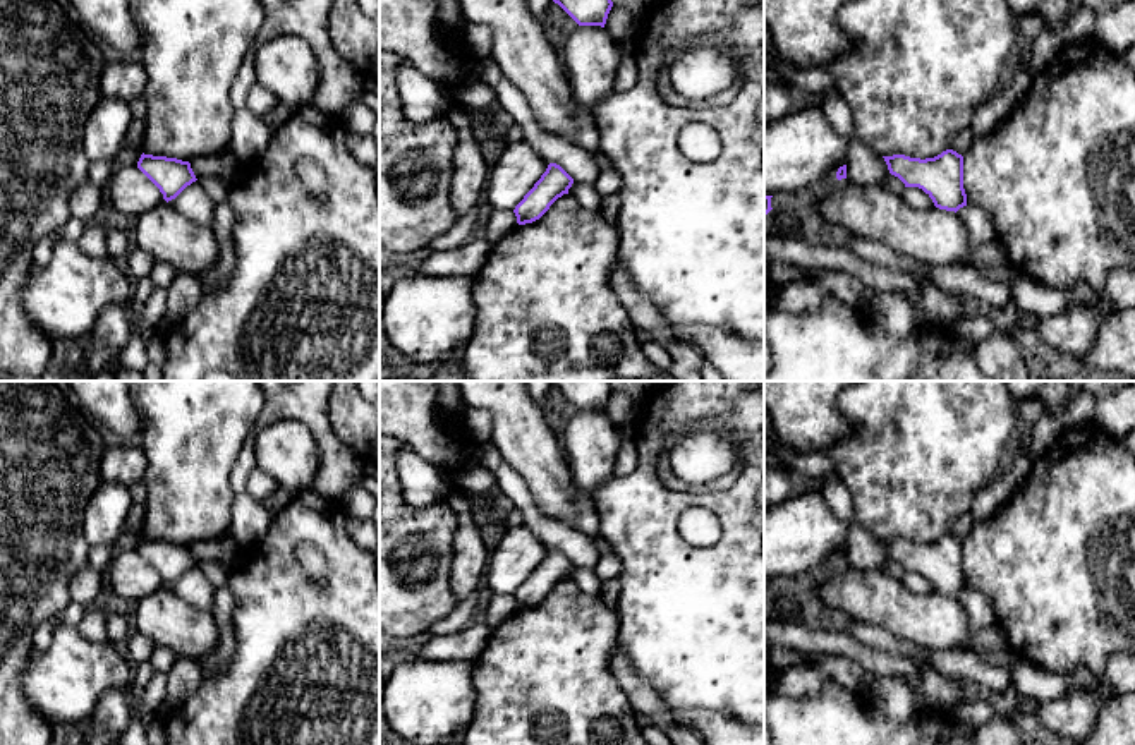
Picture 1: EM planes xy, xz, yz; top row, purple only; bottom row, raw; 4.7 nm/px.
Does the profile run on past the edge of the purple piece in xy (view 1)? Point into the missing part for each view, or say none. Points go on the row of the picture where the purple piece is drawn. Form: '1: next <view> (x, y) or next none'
1: next none

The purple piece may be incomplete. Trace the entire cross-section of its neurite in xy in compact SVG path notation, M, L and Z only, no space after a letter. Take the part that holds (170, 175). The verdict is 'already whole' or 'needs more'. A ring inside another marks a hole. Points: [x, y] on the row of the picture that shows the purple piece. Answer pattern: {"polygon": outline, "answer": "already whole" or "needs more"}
{"polygon": "M143 153L137 168L160 189L167 203L197 180L191 163L177 158Z", "answer": "already whole"}

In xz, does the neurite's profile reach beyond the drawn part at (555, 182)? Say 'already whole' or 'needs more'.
already whole

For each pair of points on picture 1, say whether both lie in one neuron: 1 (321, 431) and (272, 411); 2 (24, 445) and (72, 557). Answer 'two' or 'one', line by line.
1: one
2: one

